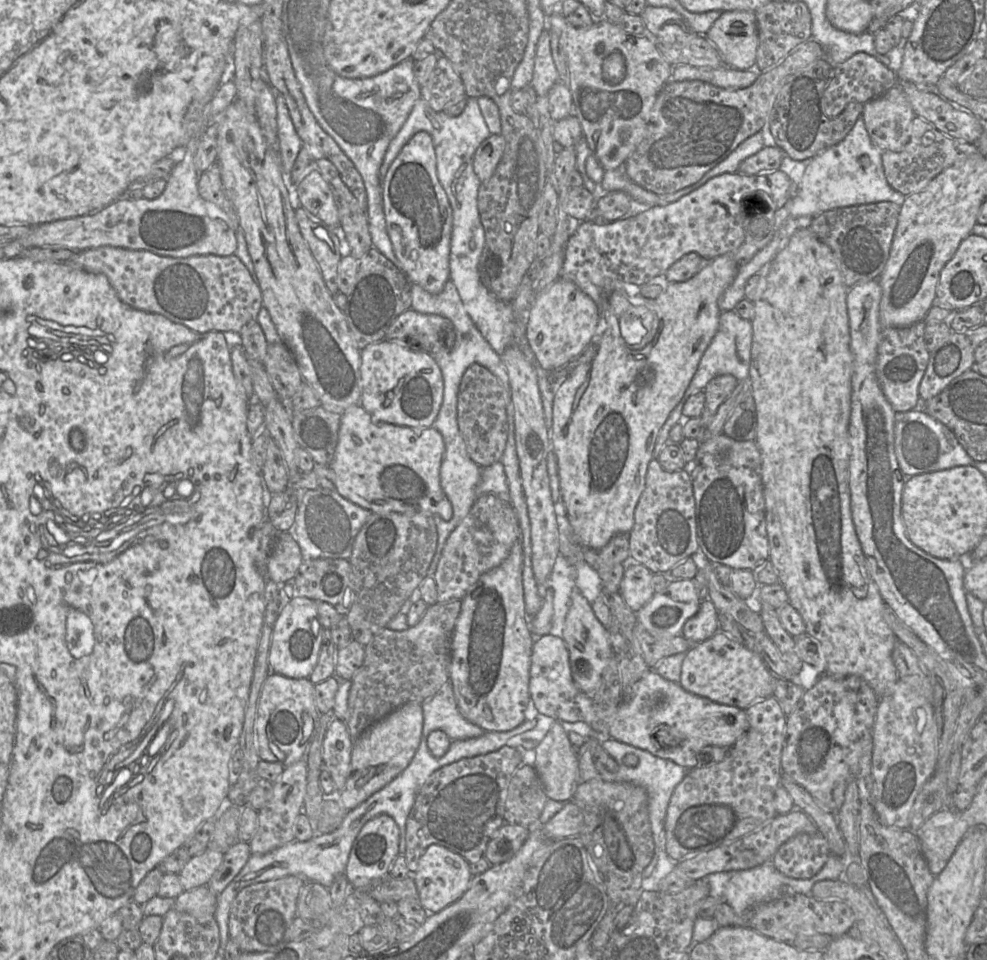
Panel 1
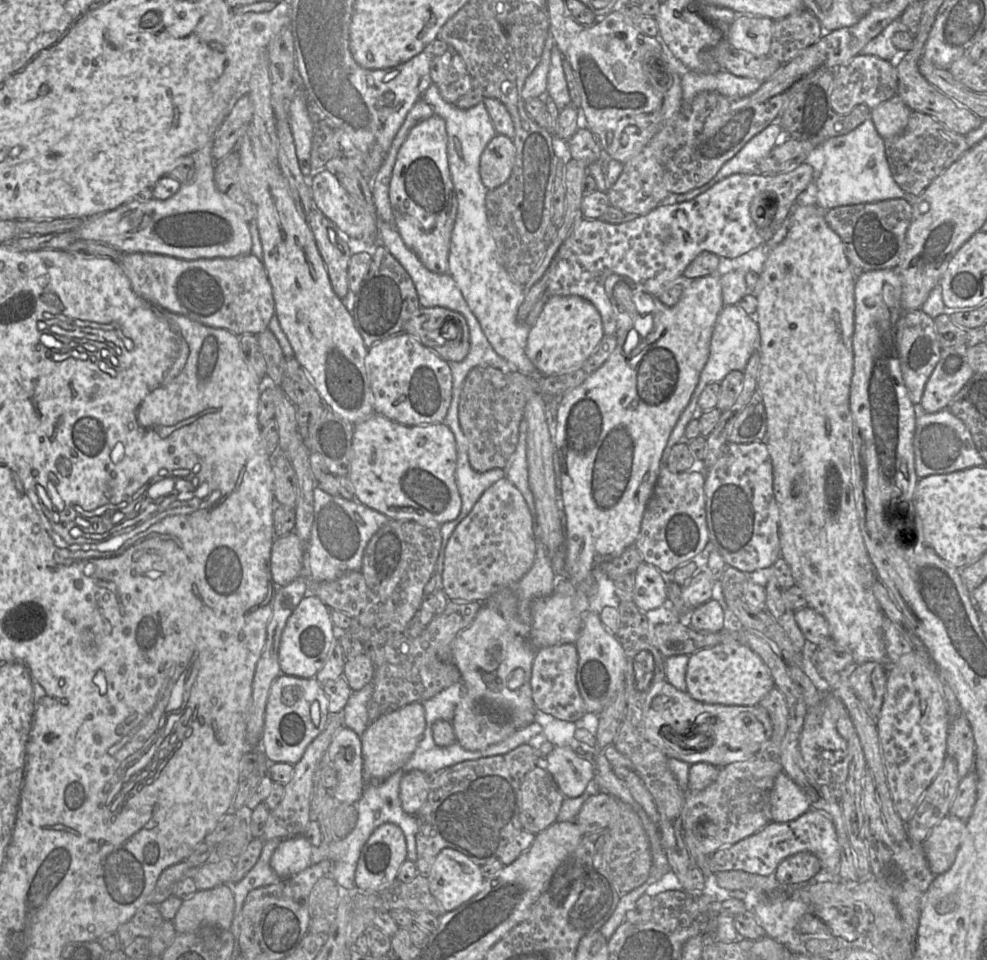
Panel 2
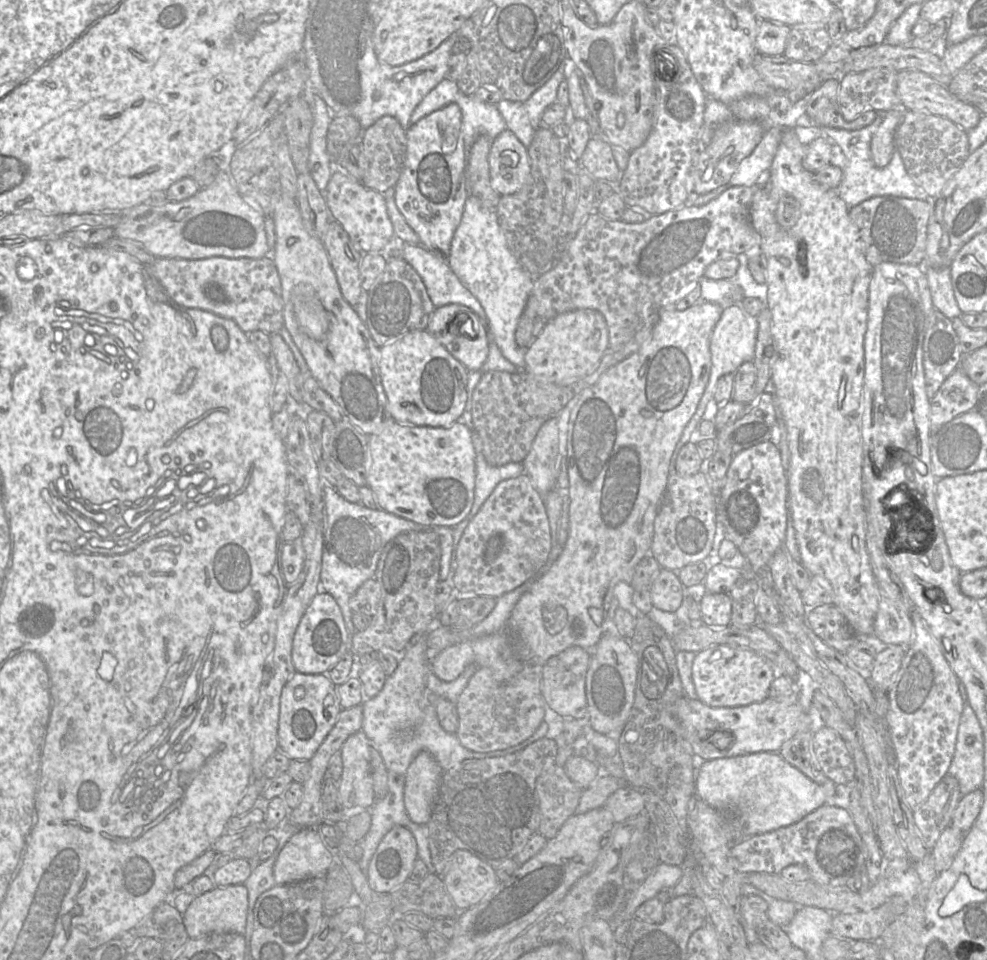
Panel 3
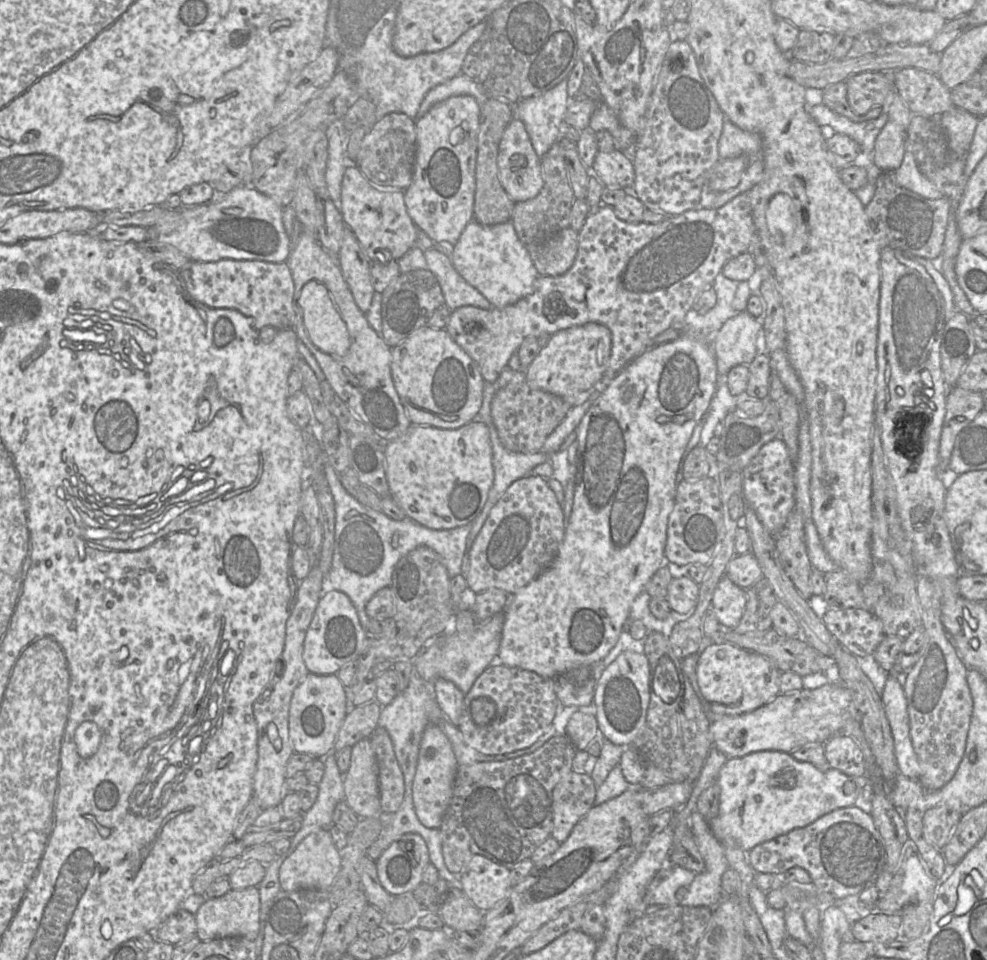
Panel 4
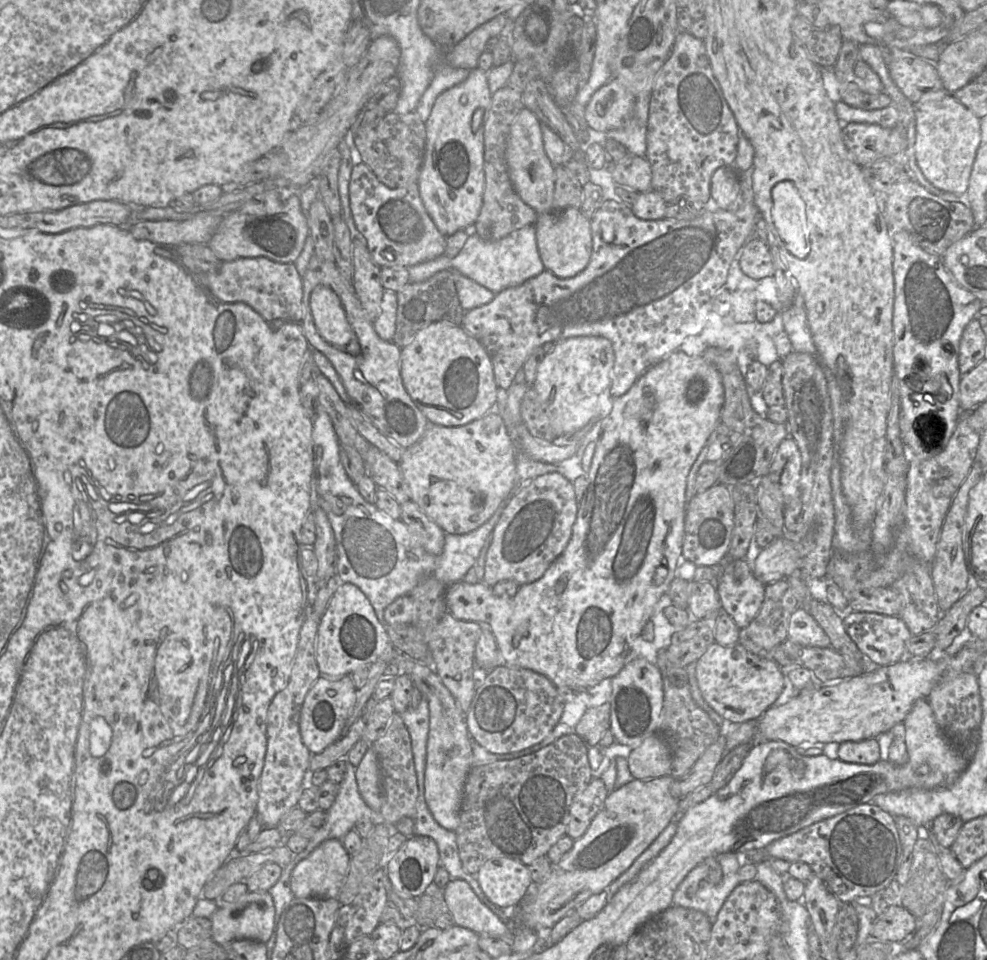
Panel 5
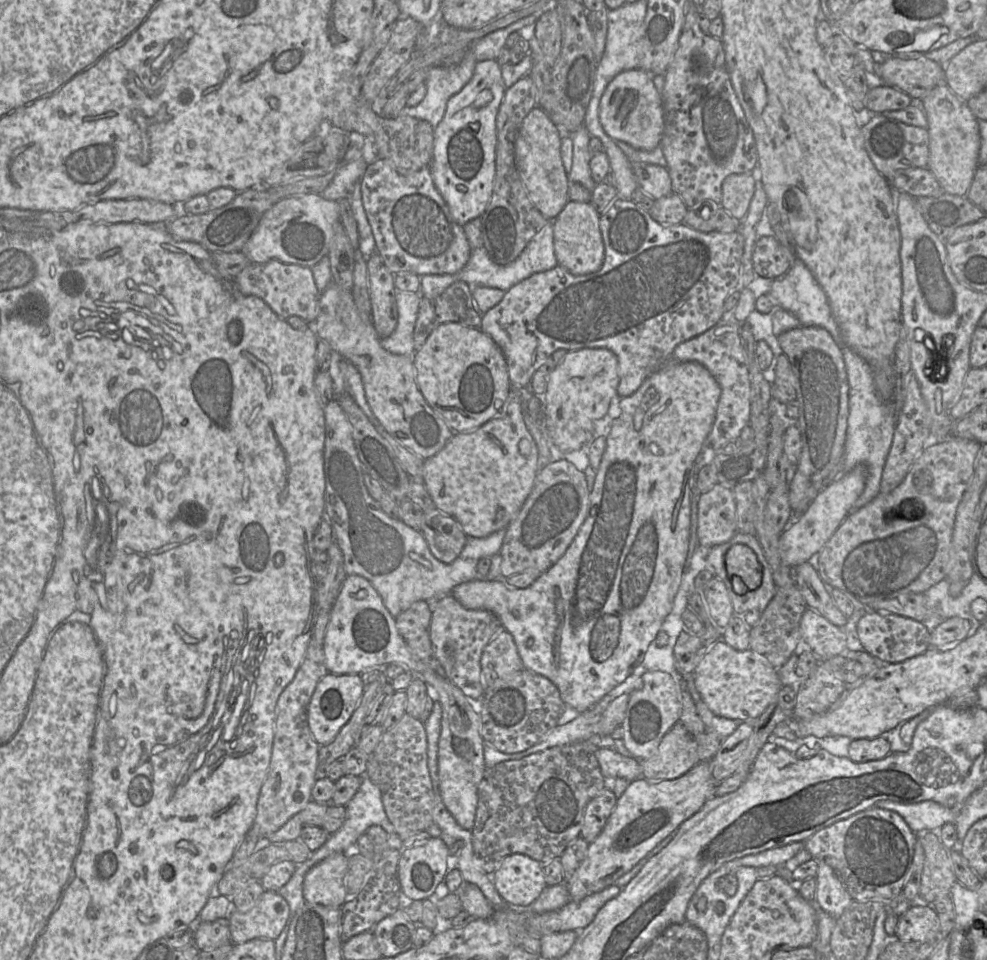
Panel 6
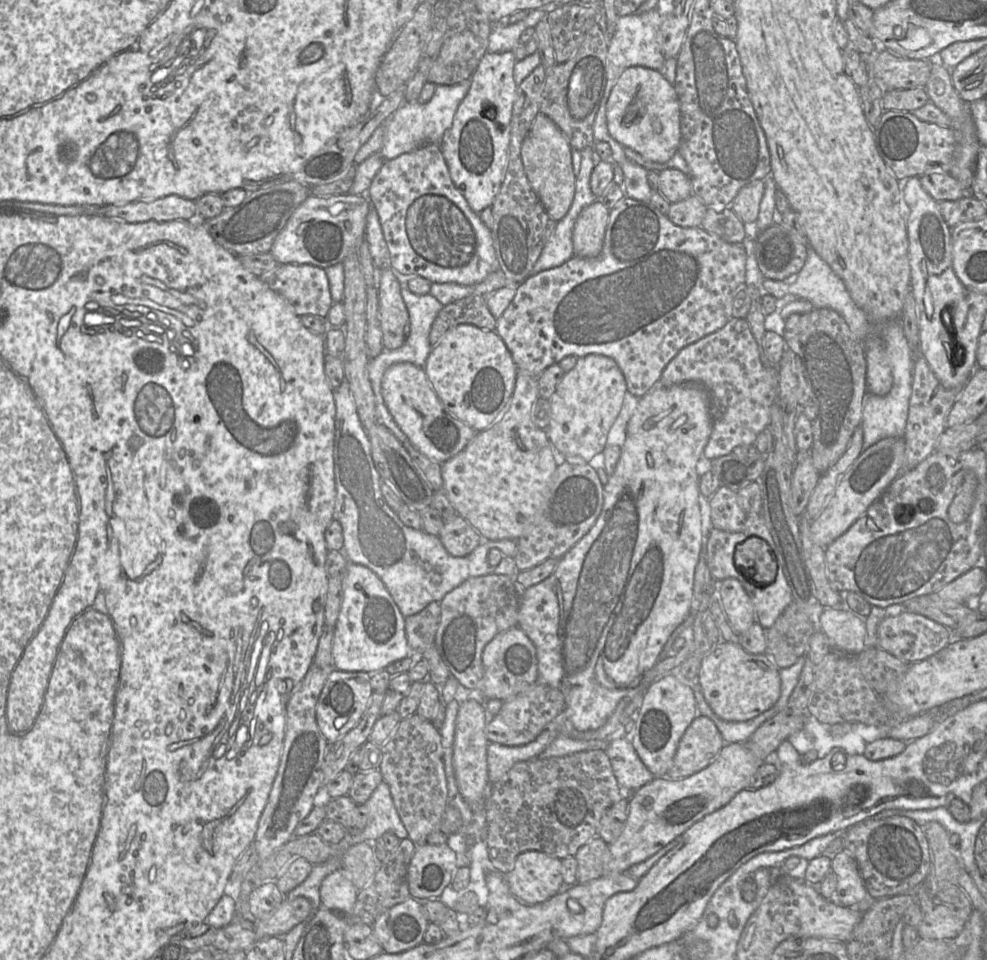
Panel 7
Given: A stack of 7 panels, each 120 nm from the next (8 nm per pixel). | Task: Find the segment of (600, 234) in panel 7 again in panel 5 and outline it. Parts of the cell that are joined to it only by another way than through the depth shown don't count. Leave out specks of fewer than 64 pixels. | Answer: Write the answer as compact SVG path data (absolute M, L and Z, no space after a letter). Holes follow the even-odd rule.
M578 208L538 213L536 242L545 270L559 278L572 278L588 265L593 250L590 219Z

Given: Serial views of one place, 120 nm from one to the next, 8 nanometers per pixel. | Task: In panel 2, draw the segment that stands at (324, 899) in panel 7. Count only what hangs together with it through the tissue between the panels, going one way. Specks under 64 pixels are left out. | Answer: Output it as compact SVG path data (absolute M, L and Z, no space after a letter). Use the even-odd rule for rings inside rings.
M305 836L281 841L271 857L271 867L281 878L291 877L312 865L313 845Z

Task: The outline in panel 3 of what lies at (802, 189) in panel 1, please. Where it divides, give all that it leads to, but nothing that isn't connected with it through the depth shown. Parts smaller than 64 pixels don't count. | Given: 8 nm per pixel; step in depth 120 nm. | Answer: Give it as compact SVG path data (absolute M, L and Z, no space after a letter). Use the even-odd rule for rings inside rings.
M878 111L874 121L860 130L844 130L830 127L820 127L828 135L833 145L841 148L846 157L846 166L842 168L843 178L840 185L835 189L839 197L849 208L877 196L896 196L923 201L933 201L922 188L918 187L908 175L902 158L898 151L895 151L889 164L878 168L871 153L871 141L880 124L883 123L887 112Z

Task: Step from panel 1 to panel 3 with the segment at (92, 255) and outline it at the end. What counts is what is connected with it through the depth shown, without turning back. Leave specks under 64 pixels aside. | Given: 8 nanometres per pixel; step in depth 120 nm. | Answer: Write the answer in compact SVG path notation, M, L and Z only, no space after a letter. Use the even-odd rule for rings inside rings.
M214 256L202 259L156 258L152 264L146 266L150 274L160 283L160 285L164 288L168 296L179 306L190 309L204 310L212 312L222 317L232 319L245 332L261 330L270 335L273 333L277 333L284 326L284 301L282 298L281 280L271 256L265 256L262 258L228 258L223 256Z

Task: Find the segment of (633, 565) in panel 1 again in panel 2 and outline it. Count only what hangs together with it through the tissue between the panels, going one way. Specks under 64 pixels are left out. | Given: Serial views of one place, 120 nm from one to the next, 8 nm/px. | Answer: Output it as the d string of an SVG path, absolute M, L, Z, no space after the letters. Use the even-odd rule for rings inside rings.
M643 562L636 569L634 580L633 602L638 609L645 612L666 603L665 575L655 566Z

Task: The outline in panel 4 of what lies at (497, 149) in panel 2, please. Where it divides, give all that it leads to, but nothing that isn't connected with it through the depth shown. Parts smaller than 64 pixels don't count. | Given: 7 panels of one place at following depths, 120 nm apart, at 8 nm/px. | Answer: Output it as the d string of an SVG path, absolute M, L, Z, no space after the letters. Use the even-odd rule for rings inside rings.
M513 118L501 137L497 157L498 177L503 189L514 202L536 197L543 187L541 157L535 152L524 123Z

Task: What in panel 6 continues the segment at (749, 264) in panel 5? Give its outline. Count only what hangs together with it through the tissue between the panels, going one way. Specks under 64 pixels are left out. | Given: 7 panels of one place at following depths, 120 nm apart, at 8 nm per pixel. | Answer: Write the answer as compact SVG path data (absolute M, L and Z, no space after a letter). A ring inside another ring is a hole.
M775 236L760 238L754 247L754 271L761 277L775 279L785 274L795 260L794 251L783 246Z

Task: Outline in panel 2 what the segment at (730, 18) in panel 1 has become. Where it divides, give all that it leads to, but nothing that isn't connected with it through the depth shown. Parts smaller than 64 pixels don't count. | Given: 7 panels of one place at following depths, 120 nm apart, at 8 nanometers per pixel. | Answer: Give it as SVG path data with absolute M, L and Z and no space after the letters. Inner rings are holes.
M737 14L725 36L732 47L757 57L767 57L773 21L768 18Z

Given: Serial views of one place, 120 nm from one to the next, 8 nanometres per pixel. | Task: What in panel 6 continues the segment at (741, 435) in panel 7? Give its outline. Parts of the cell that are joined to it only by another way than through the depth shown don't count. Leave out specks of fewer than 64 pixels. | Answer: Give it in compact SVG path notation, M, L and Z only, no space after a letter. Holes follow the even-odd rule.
M718 322L708 331L679 344L668 362L695 361L705 366L721 388L716 418L705 447L721 449L739 438L744 427L749 426L751 388L749 379L749 357L744 349L740 325Z

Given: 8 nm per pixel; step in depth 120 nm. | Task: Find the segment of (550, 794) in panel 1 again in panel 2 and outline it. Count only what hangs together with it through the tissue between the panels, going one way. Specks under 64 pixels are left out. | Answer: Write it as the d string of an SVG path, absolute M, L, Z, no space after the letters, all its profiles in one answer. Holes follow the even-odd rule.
M555 746L545 758L540 759L539 767L549 771L565 798L575 798L589 791L596 776L593 760L578 756L570 747Z

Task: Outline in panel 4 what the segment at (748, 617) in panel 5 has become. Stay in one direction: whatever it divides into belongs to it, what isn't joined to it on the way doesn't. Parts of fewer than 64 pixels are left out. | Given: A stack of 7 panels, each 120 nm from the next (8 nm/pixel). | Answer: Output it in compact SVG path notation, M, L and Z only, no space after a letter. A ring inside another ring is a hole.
M724 575L714 591L710 609L723 626L735 628L742 618L746 602L746 590Z

